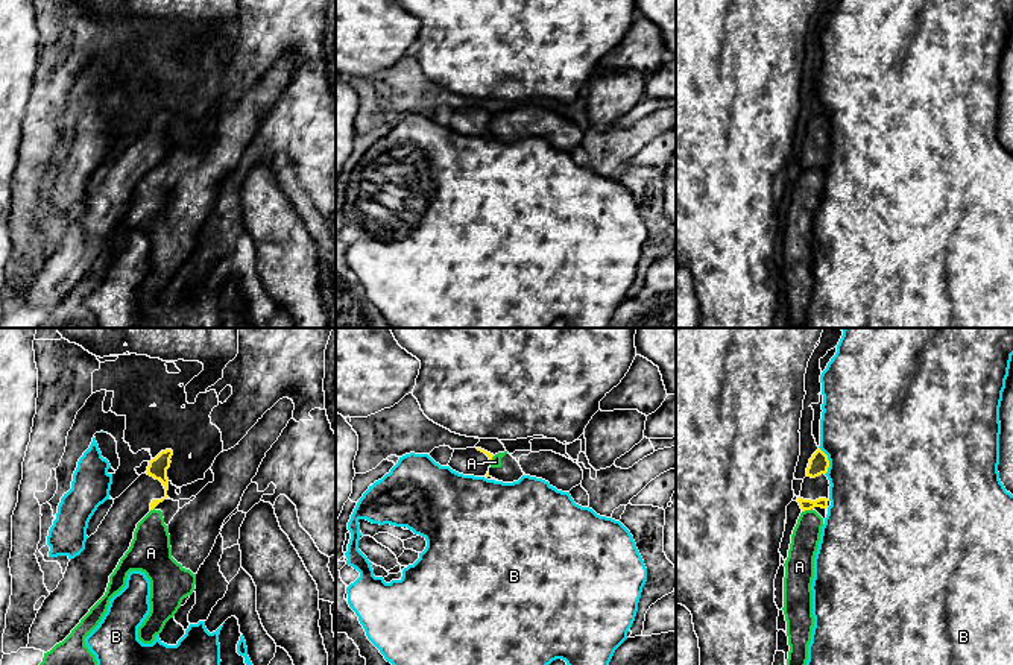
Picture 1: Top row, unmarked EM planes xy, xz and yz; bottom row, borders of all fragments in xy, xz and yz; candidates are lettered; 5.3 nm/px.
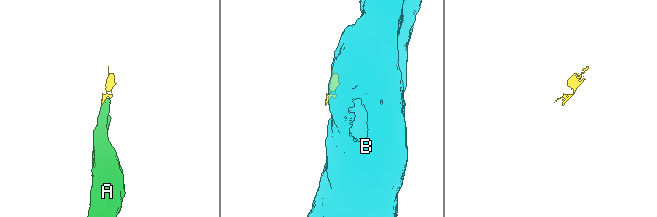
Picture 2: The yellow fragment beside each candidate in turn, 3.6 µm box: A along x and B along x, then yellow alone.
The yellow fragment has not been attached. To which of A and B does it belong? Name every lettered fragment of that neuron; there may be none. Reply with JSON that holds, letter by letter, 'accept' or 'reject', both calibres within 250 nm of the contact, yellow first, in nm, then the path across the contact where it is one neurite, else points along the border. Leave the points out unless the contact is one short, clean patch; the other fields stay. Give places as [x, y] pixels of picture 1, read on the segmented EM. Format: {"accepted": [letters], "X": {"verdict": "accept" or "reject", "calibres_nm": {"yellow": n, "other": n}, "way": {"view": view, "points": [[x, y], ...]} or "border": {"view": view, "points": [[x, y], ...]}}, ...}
{"accepted": [], "A": {"verdict": "reject", "calibres_nm": {"yellow": 60, "other": 150}, "border": {"view": "yz", "points": [[811, 507], [802, 512]]}}, "B": {"verdict": "reject", "calibres_nm": {"yellow": 110, "other": 500}}}

